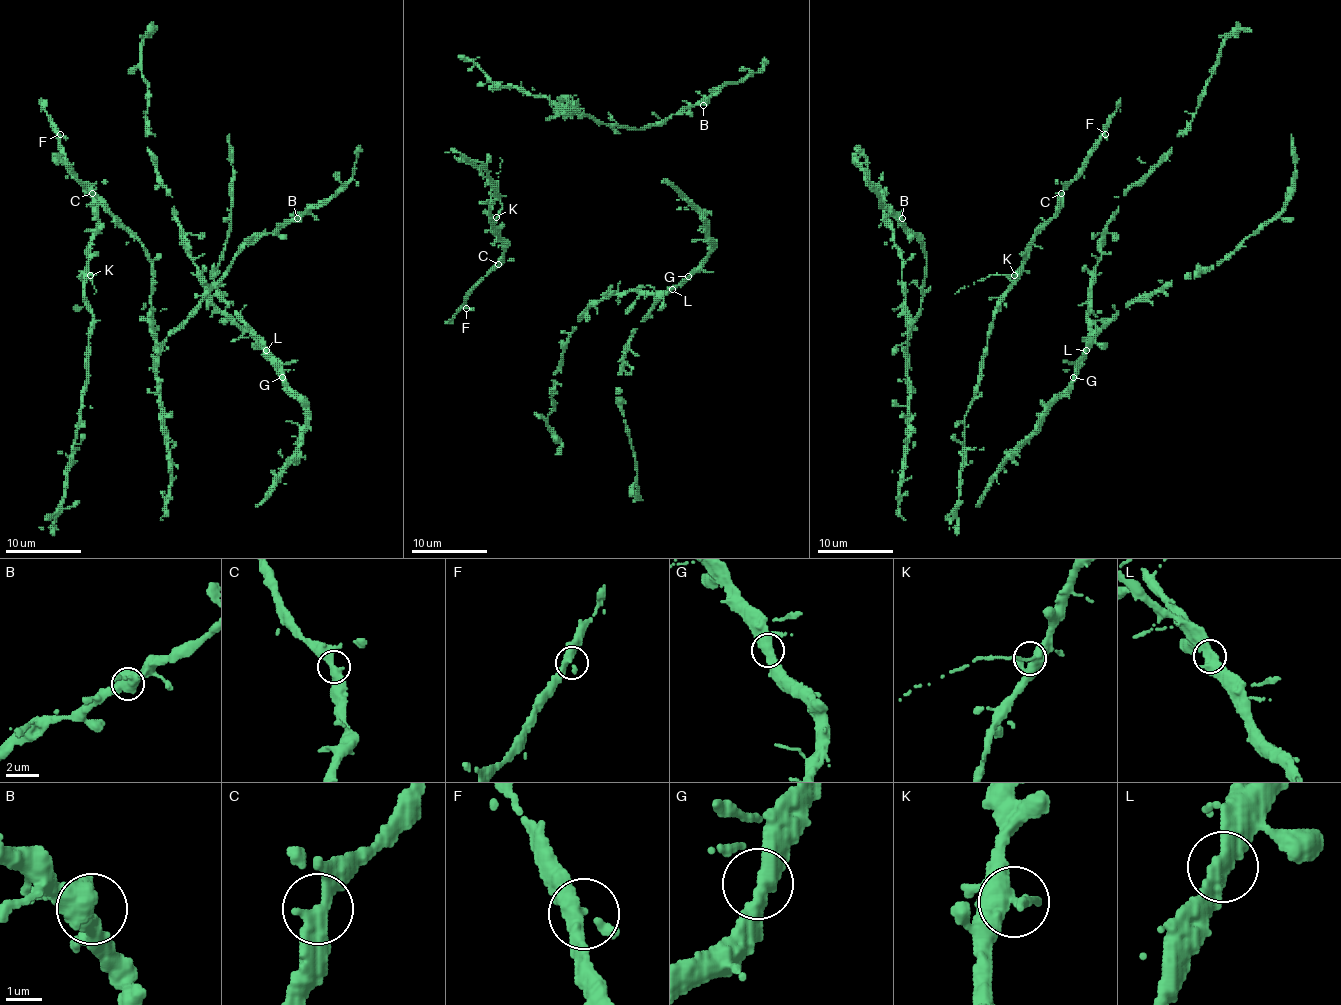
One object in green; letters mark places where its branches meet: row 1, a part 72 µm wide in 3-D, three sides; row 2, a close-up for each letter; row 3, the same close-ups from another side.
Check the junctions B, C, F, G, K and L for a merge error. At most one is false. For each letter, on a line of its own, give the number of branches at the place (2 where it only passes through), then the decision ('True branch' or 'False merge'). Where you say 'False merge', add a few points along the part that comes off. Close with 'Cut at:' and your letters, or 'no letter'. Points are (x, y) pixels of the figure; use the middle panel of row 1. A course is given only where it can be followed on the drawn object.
B: Branches: 2. True branch
C: Branches: 2. True branch
F: Branches: 2. True branch
G: Branches: 2. True branch
K: Branches: 2. True branch
L: Branches: 2. True branch
Cut at: no letter

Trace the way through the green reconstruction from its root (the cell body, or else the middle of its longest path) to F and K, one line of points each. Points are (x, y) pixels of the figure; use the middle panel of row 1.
F: (498, 266), (470, 291), (466, 308)
K: (498, 266), (504, 245), (494, 234), (496, 217)

